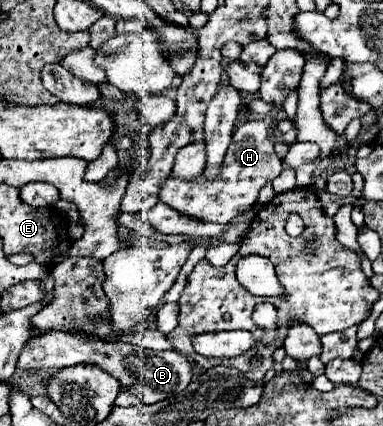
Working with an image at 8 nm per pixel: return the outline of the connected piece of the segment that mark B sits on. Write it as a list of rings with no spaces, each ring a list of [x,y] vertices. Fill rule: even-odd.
[[[47,331],[37,337],[31,337],[23,347],[17,367],[19,369],[63,369],[75,363],[99,365],[103,371],[117,377],[121,391],[115,399],[115,405],[137,405],[137,403],[159,403],[167,397],[181,393],[193,377],[193,365],[187,355],[179,351],[151,351],[133,343],[123,341],[99,341],[95,337],[71,335],[59,331]]]

